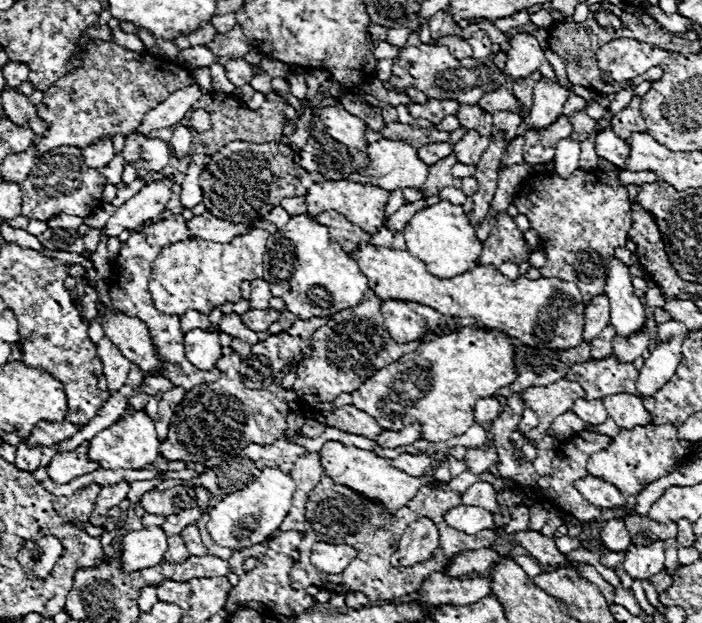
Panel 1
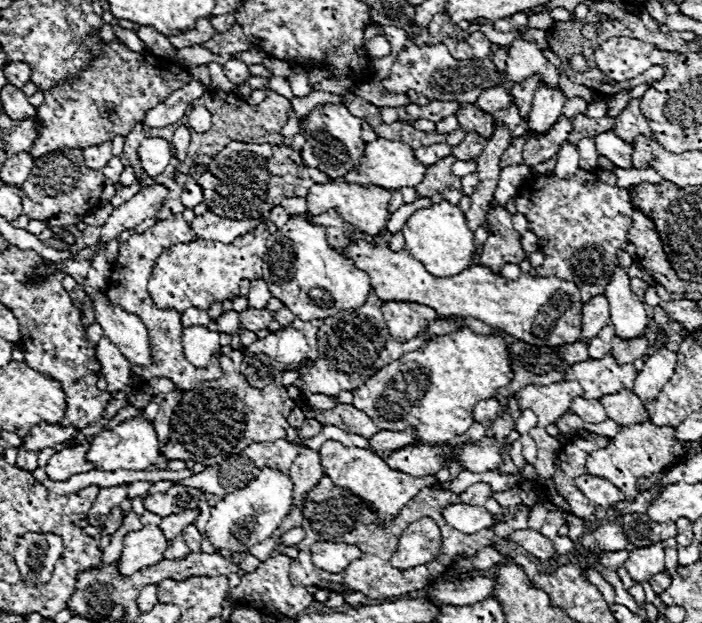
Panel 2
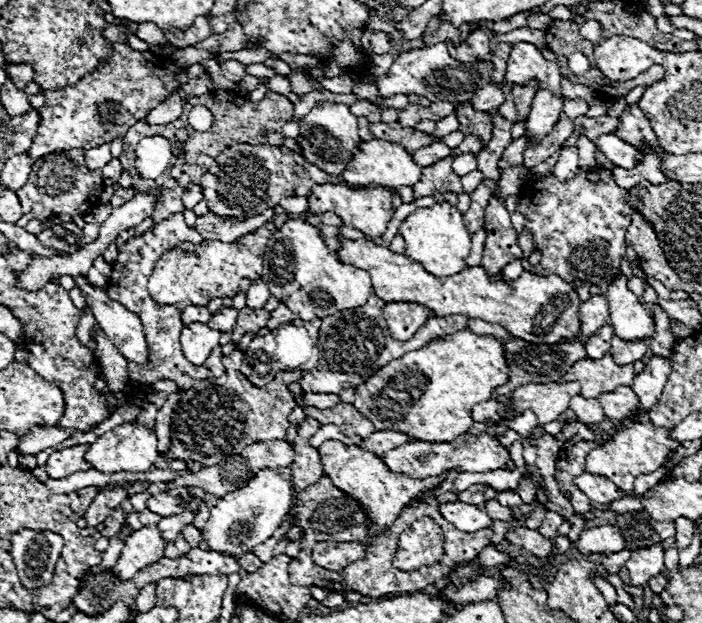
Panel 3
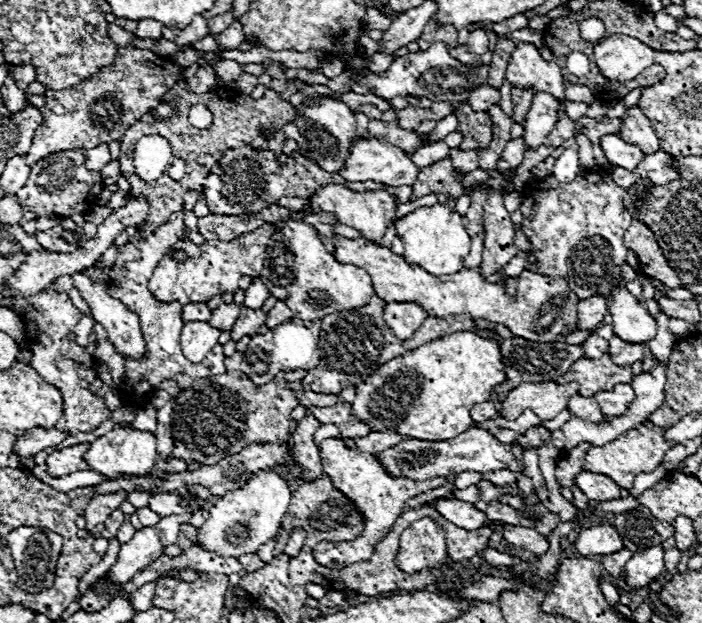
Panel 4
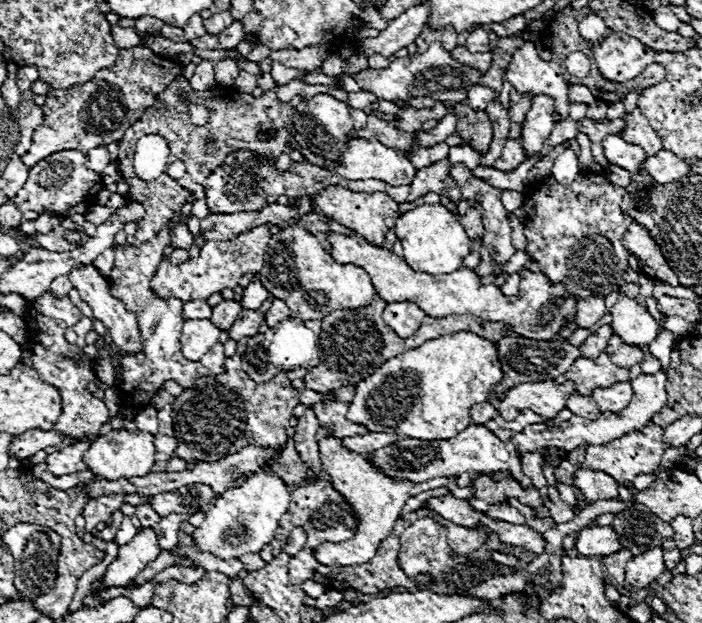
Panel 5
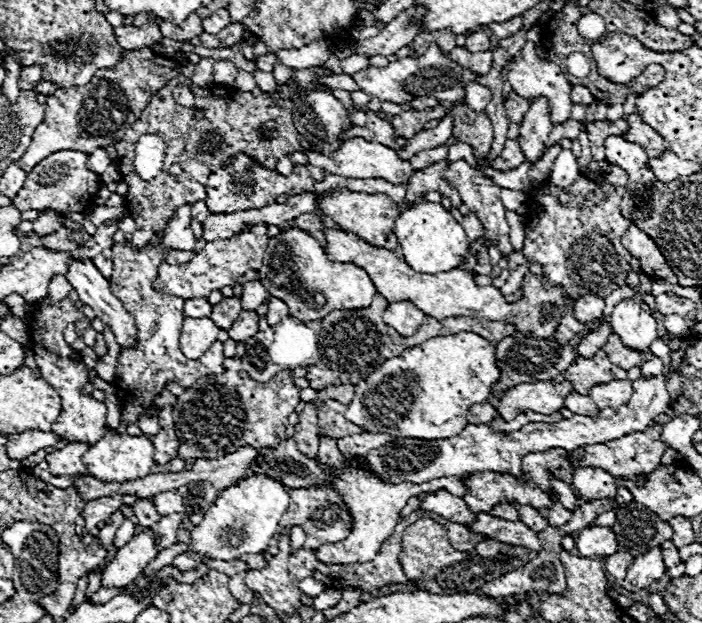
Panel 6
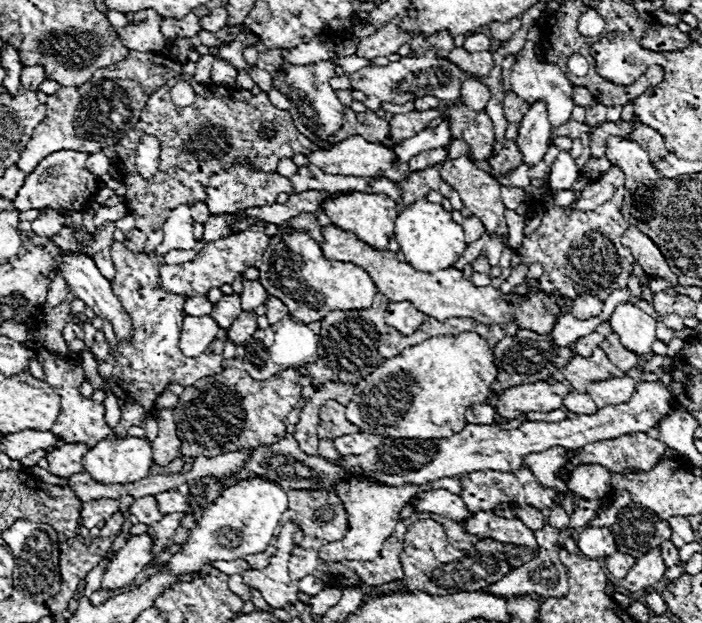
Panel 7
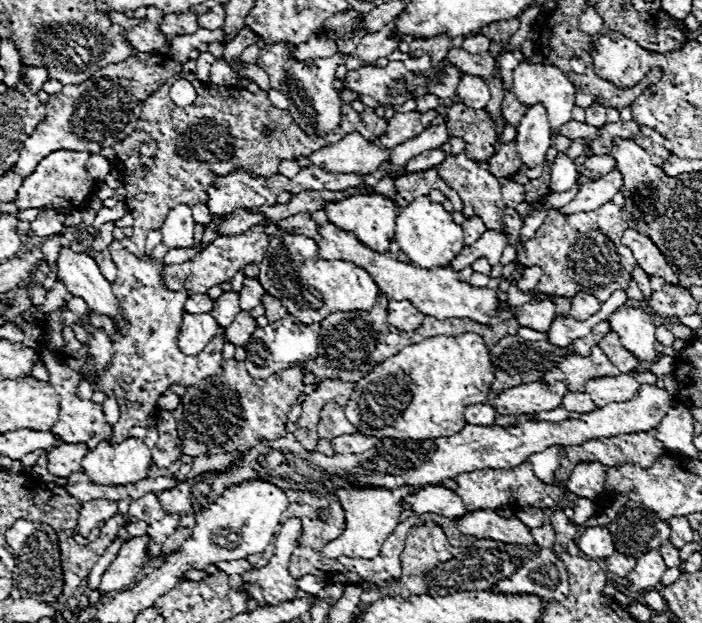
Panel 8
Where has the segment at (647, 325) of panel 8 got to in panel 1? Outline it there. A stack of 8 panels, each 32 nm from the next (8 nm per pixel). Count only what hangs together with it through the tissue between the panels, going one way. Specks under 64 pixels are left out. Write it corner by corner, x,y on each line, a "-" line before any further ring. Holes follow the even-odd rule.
608,258
608,274
604,294
610,300
610,324
616,328
618,336
636,334
646,322
646,310
640,298
632,290
632,276
628,266
618,258

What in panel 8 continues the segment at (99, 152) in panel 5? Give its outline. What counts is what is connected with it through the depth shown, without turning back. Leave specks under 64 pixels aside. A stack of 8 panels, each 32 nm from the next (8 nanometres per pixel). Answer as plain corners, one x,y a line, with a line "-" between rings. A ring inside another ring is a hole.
92,154
88,158
86,166
88,166
88,174
92,174
92,178
96,178
96,180
102,180
110,172
110,160
100,154

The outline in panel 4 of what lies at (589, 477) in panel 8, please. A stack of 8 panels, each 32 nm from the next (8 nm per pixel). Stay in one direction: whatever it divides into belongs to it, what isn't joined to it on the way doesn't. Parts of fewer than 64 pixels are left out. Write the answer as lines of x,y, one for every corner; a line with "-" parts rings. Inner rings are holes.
582,470
580,476
574,478
574,482
592,502
608,502
620,498
620,488
604,474
592,474
588,470

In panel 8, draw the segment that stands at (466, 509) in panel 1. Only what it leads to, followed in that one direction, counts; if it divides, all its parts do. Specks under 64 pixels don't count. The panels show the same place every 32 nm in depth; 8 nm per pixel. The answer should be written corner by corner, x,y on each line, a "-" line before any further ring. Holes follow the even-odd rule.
426,486
424,490
420,490
420,494
408,496
402,508
412,510
414,514
434,512
450,520
462,518
468,512
462,498
450,490
444,490
442,486

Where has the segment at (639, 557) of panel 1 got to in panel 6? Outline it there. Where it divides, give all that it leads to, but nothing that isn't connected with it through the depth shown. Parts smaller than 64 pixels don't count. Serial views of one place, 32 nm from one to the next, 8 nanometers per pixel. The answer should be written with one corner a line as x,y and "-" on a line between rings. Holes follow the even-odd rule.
656,546
656,550
648,550
648,554
642,554
640,558
634,558
634,562
626,570
626,578
620,582
622,588
630,592
644,590
658,578
662,578
666,572
664,560
662,560
662,550

